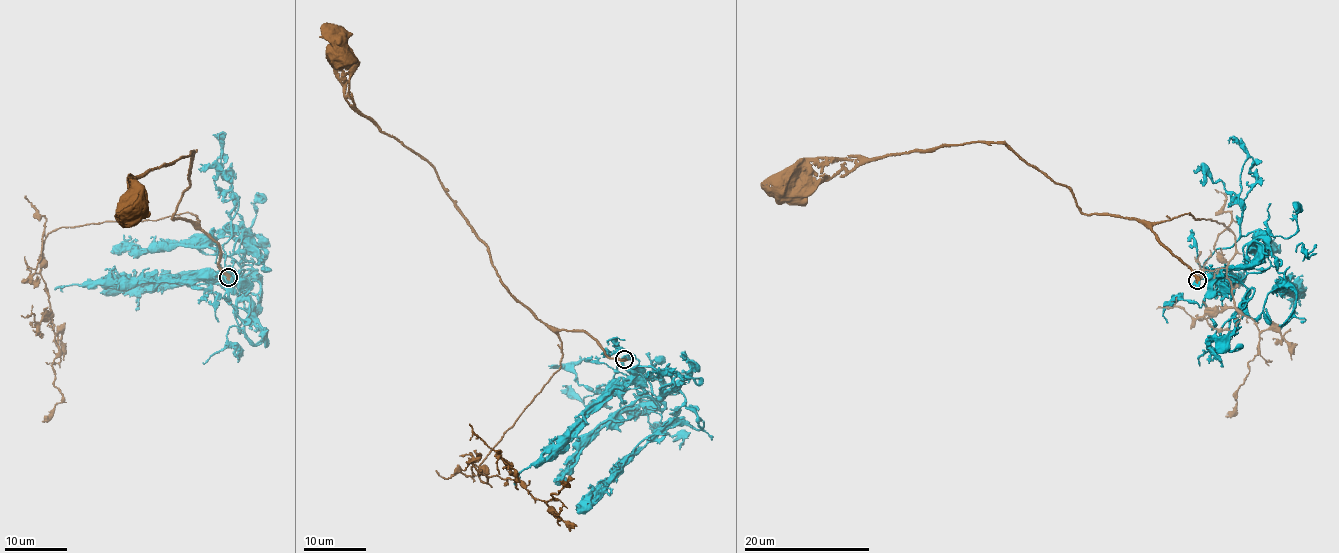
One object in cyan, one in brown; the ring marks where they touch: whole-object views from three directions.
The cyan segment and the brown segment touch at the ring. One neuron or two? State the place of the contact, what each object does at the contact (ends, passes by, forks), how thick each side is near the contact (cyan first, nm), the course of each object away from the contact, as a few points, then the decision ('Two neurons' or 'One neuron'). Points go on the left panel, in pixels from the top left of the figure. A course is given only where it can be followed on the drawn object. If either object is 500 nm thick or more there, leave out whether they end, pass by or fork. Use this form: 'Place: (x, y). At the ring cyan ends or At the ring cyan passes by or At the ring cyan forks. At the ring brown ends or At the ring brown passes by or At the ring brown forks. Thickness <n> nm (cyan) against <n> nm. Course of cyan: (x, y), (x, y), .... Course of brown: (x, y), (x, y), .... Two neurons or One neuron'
Place: (228, 277). At the ring cyan passes by. At the ring brown ends. Thickness 360 nm (cyan) against 400 nm. Course of cyan: (229, 277), (224, 276), (234, 276), (245, 259), (240, 265), (250, 268), (245, 277), (112, 284), (100, 293). Course of brown: (229, 277), (216, 242), (173, 218), (191, 187), (192, 152), (134, 176), (127, 196), (137, 202), (130, 207). One neuron

